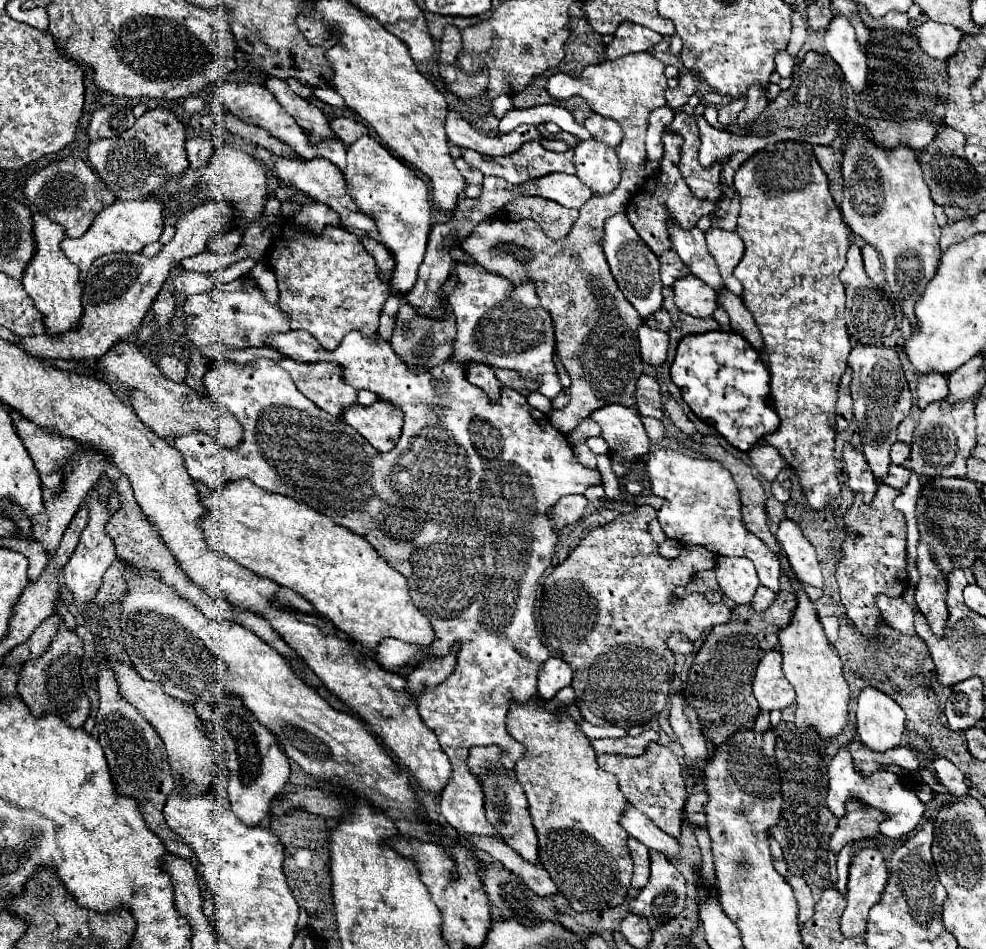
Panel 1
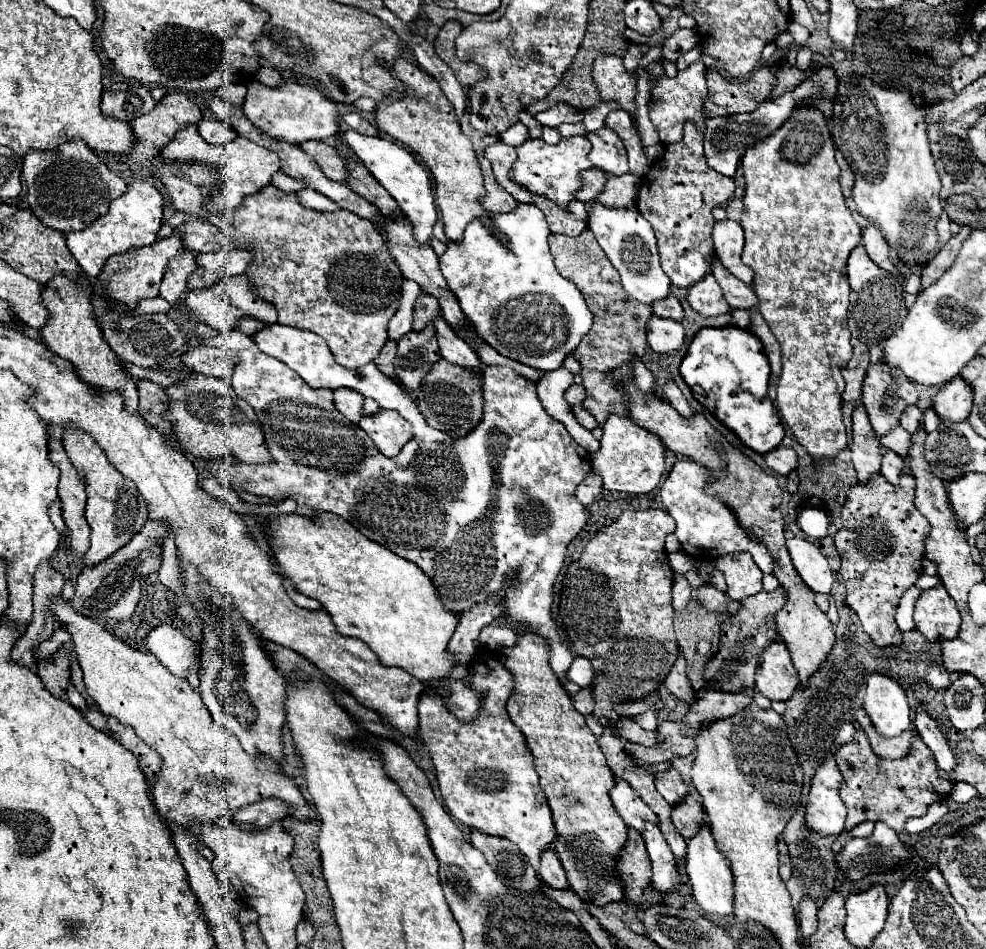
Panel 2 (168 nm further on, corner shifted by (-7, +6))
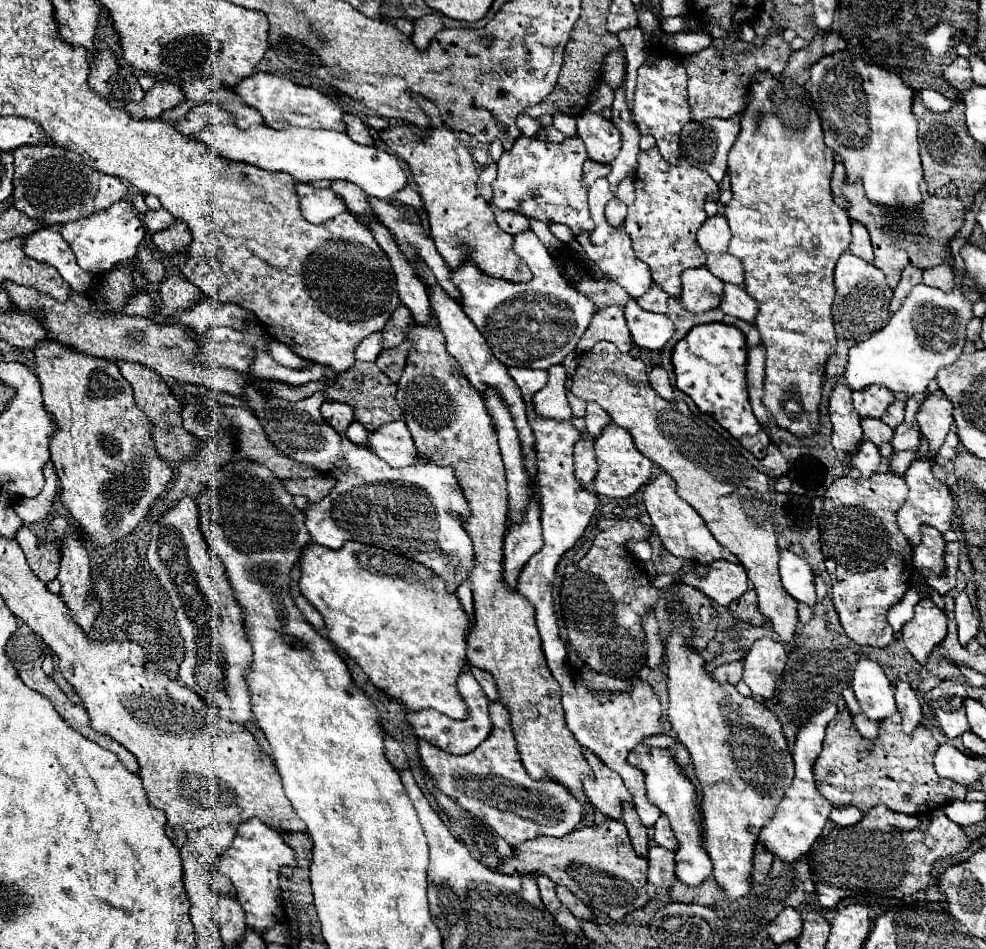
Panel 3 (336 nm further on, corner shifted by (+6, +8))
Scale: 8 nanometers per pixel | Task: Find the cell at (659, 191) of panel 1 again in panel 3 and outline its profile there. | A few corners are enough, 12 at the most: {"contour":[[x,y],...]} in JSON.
{"contour":[[639,152],[625,230],[669,296],[705,264],[695,234],[719,186]]}

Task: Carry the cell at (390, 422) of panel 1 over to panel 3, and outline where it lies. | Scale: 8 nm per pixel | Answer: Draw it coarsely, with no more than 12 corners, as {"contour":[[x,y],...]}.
{"contour":[[403,420],[369,432],[369,450],[393,468],[417,450]]}

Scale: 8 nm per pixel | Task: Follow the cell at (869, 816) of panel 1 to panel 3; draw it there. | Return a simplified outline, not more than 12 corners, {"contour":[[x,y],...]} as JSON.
{"contour":[[851,712],[825,730],[815,782],[833,806],[921,816],[963,800],[937,776],[937,740],[901,716],[863,738]]}

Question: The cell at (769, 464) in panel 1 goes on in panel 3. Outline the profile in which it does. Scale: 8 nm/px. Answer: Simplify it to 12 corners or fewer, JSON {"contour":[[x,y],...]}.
{"contour":[[775,444],[767,446],[761,460],[771,476],[787,474],[787,460]]}

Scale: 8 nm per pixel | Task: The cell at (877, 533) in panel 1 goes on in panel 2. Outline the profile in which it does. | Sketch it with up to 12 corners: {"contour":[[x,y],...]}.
{"contour":[[914,478],[856,484],[834,536],[846,602],[876,646],[922,574]]}

